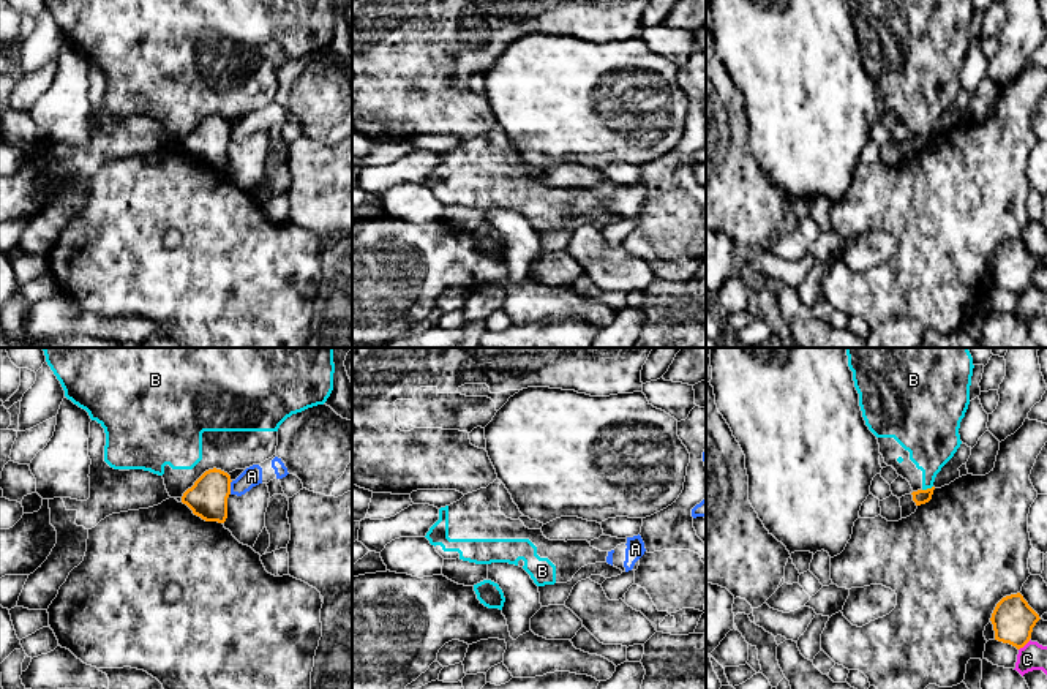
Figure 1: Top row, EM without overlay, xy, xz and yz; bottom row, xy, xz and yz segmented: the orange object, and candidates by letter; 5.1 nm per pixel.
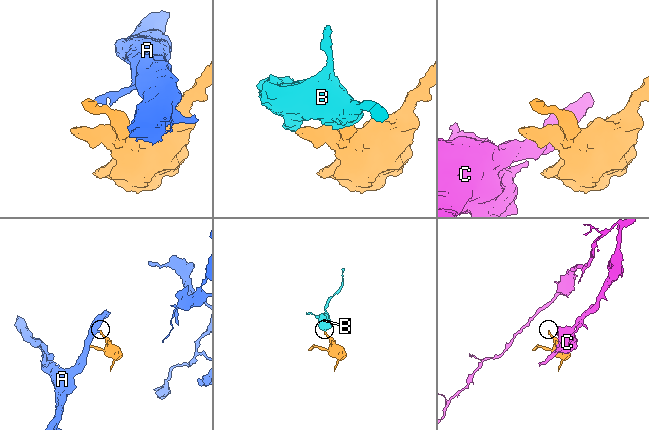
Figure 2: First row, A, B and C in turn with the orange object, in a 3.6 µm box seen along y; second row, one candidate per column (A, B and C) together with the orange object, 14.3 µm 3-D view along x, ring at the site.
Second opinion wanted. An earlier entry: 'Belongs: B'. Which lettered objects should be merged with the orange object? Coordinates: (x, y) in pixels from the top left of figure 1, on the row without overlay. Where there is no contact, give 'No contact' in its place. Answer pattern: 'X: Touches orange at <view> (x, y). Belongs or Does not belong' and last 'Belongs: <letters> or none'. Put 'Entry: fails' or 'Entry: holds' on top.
Entry: fails
A: Touches orange at xy (229, 133). Does not belong
B: Touches orange at yz (927, 135). Does not belong
C: Touches orange at yz (1024, 291). Does not belong
Belongs: none

